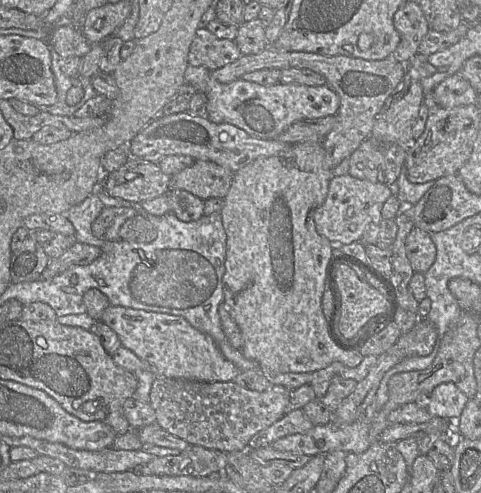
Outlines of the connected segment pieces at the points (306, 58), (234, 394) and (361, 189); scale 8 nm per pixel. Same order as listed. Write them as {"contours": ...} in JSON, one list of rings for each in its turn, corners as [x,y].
{"contours":[[[[267,46],[259,54],[241,55],[236,61],[211,71],[211,78],[220,83],[229,83],[240,79],[248,72],[290,68],[306,68],[321,74],[325,77],[326,84],[339,95],[340,106],[335,114],[334,127],[322,141],[325,159],[330,169],[349,158],[359,145],[370,137],[376,115],[386,100],[398,89],[406,73],[406,64],[398,62],[391,55],[383,60],[365,60],[343,55],[326,56],[310,52],[282,51]]],[[[156,377],[150,391],[149,405],[154,409],[156,422],[169,433],[184,439],[190,445],[199,445],[223,452],[246,451],[251,438],[271,426],[286,414],[290,389],[273,385],[262,392],[246,389],[233,381],[199,382],[184,379]]],[[[349,174],[334,176],[330,180],[325,201],[313,211],[316,231],[330,243],[345,245],[359,242],[370,225],[381,222],[383,204],[391,196],[391,189],[385,184],[354,178]]]]}

